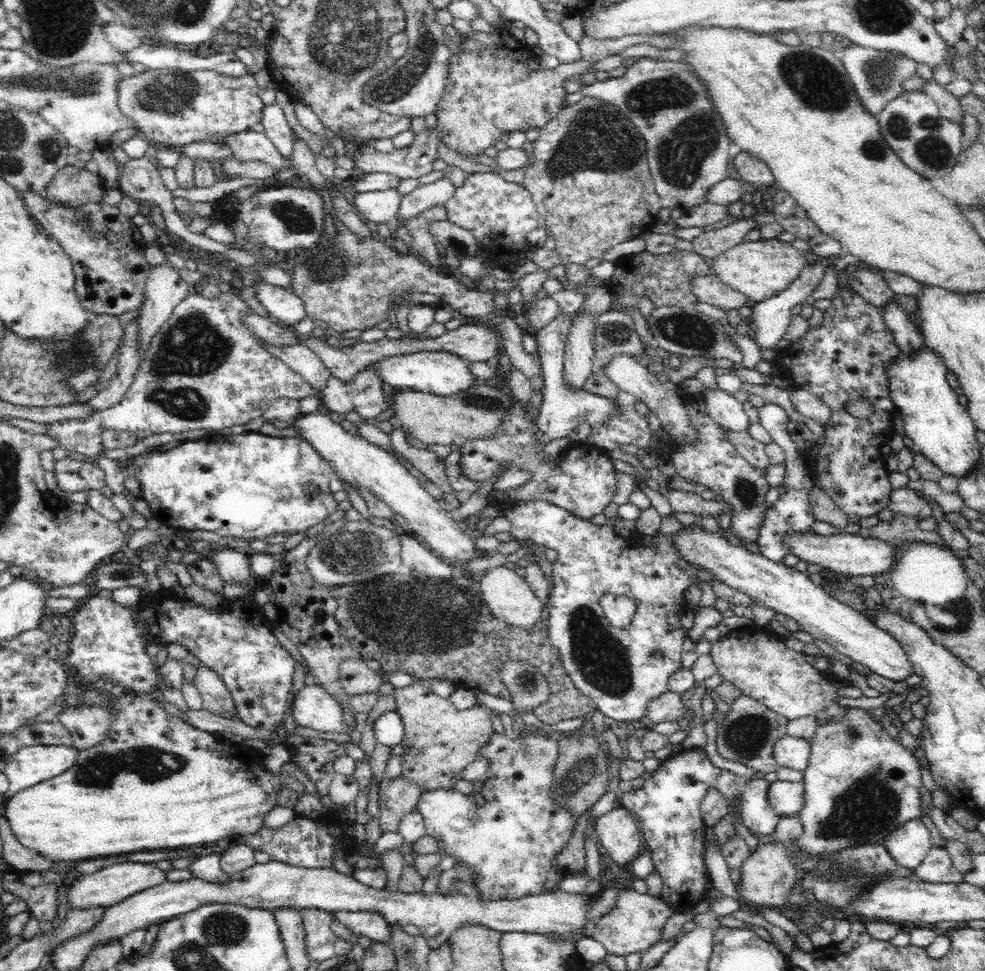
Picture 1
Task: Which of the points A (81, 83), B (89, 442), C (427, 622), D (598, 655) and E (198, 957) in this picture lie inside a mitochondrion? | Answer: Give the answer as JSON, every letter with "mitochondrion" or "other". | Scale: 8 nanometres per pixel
{"A":"mitochondrion","B":"other","C":"mitochondrion","D":"mitochondrion","E":"mitochondrion"}

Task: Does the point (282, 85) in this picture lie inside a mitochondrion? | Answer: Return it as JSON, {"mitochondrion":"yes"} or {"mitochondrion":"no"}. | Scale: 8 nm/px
{"mitochondrion":"no"}

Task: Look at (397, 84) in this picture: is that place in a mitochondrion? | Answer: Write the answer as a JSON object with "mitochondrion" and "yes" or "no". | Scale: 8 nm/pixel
{"mitochondrion":"yes"}

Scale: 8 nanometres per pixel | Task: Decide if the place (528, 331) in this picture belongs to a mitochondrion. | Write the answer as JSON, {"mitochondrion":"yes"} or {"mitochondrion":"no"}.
{"mitochondrion":"no"}

